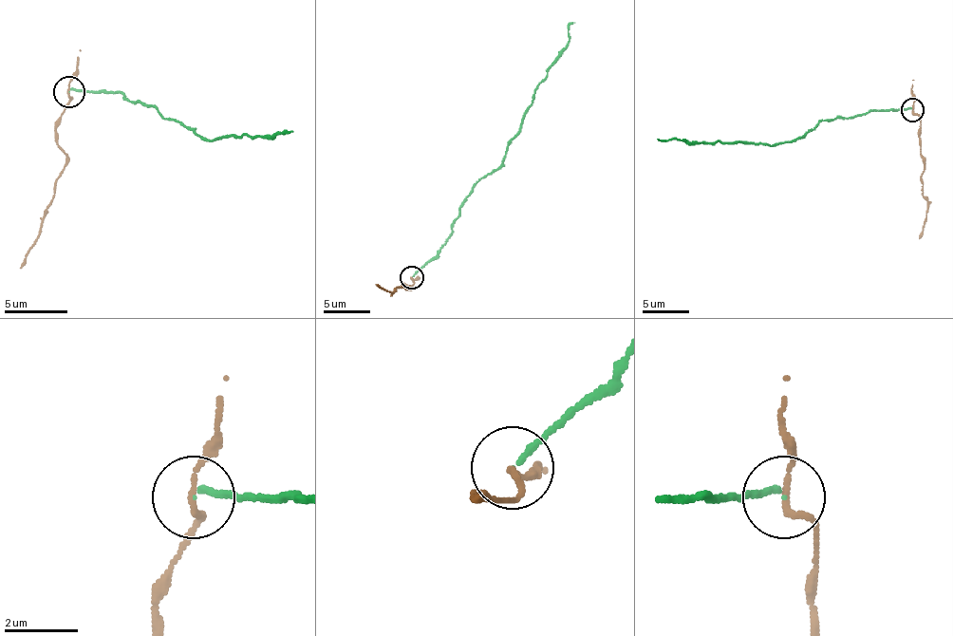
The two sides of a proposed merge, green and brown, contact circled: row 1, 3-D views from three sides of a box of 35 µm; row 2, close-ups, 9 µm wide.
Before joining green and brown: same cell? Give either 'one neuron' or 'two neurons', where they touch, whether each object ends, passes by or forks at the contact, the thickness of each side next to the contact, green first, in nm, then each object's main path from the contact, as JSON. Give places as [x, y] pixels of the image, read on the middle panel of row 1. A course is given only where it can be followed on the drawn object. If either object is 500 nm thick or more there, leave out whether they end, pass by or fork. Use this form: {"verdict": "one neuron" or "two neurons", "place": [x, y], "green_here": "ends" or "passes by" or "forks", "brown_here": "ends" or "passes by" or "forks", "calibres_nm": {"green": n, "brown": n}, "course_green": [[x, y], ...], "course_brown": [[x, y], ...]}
{"verdict": "two neurons", "place": [411, 277], "green_here": "ends", "brown_here": "passes by", "calibres_nm": {"green": 140, "brown": 150}, "course_green": [[412, 278], [449, 236], [472, 187], [505, 155], [534, 87], [568, 44], [574, 23]], "course_brown": [[412, 278], [410, 285], [402, 285], [410, 287], [407, 289], [401, 287], [389, 291], [375, 285]]}

